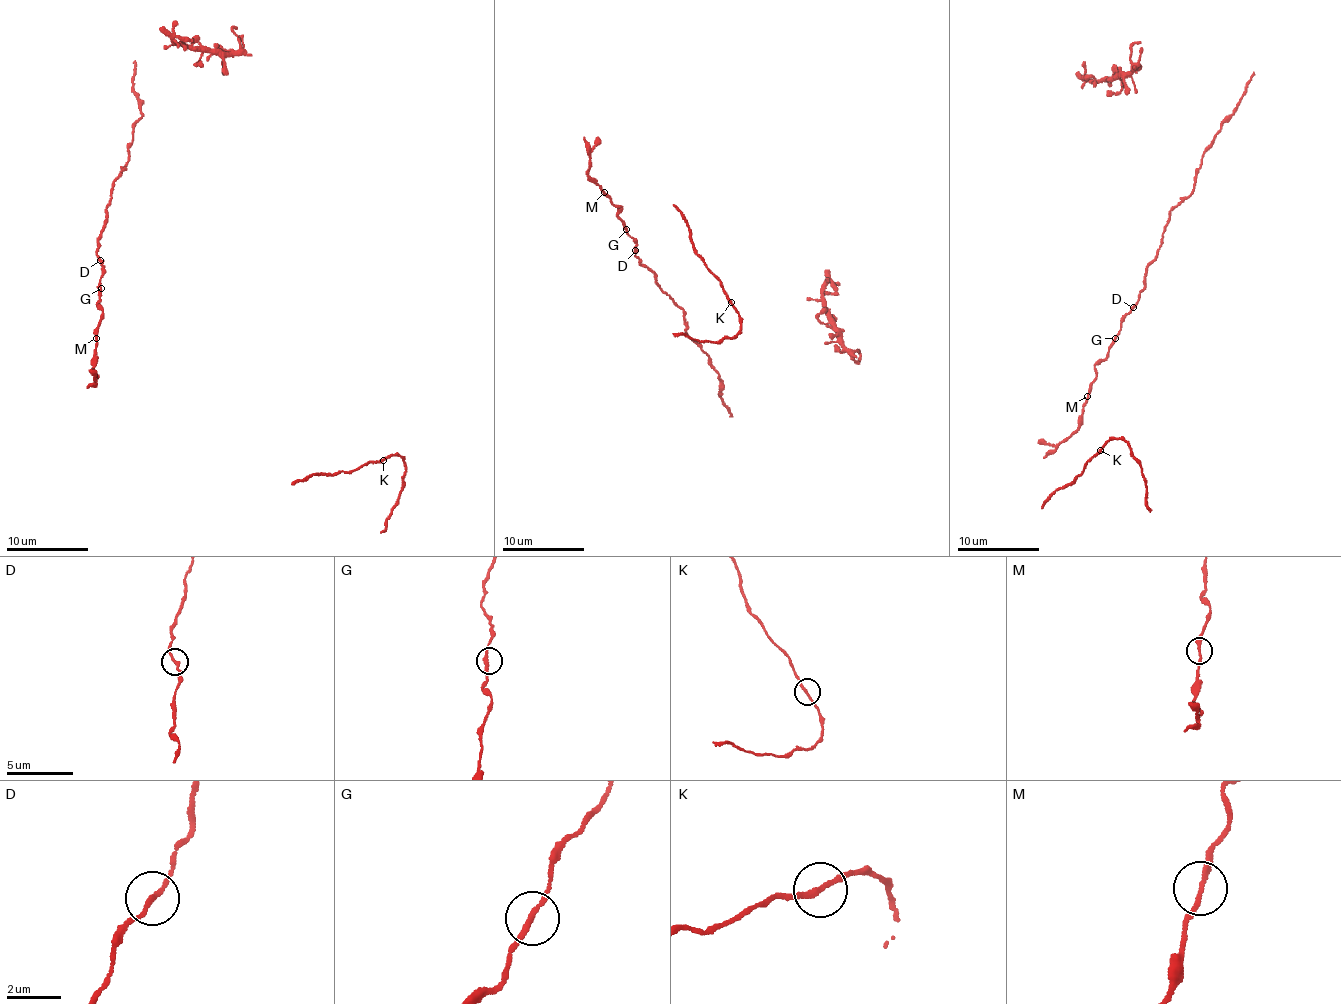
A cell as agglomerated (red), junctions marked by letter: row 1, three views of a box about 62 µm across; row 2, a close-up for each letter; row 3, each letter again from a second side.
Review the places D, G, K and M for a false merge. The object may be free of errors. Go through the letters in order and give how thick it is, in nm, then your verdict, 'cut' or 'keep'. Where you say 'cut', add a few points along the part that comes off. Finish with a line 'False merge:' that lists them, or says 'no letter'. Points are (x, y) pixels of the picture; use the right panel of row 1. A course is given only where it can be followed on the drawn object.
D: 180 nm | keep
G: 200 nm | keep
K: 180 nm | keep
M: 180 nm | keep
False merge: no letter

